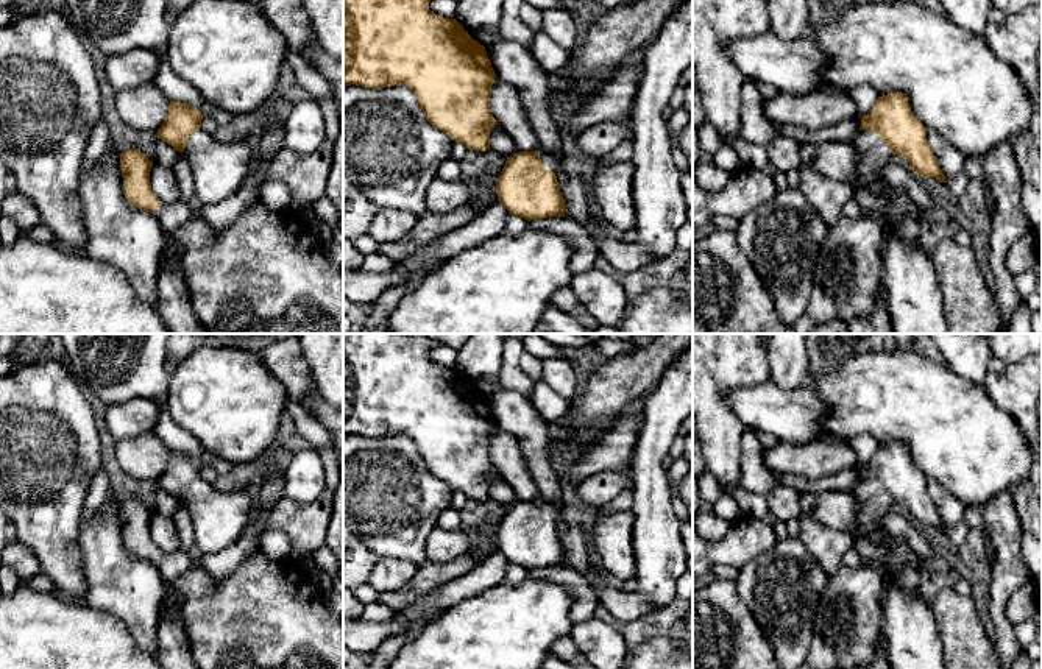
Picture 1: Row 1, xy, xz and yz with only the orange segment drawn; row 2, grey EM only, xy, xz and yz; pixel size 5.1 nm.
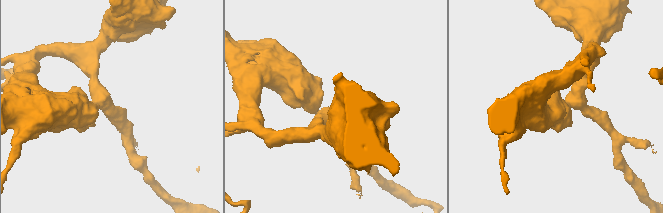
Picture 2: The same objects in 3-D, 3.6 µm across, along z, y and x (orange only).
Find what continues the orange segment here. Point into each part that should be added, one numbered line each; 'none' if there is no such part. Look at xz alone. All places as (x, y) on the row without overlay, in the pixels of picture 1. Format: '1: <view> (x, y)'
1: xz (549, 509)

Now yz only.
1: yz (872, 504)

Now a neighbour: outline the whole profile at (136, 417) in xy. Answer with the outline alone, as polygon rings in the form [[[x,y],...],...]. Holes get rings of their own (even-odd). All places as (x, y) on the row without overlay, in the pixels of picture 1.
[[[144,398],[108,405],[105,412],[105,427],[117,441],[156,432],[158,419],[159,405]]]

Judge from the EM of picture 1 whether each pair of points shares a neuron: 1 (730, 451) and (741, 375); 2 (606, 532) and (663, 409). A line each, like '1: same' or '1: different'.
1: same
2: different

